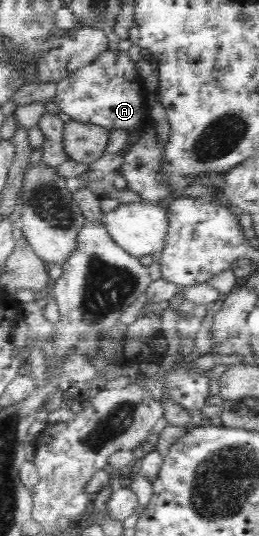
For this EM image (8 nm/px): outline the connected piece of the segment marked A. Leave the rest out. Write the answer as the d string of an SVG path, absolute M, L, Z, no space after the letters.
M113 46L103 50L95 61L76 68L65 80L57 83L56 101L61 111L85 124L102 126L107 132L125 132L127 142L117 156L126 156L133 148L133 134L139 134L150 123L148 94L143 74L135 67L127 52Z

